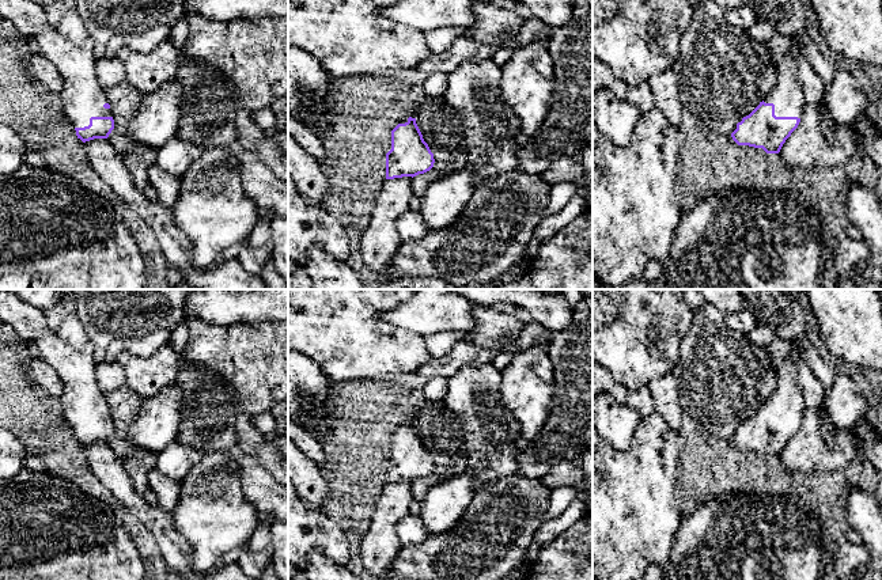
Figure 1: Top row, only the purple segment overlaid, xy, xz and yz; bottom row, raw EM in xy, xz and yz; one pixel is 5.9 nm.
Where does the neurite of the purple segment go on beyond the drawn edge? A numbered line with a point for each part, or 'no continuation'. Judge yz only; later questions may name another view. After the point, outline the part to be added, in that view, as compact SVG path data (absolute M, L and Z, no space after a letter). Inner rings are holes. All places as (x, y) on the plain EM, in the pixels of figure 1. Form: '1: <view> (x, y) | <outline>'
1: yz (787, 401) | M757 326L752 338L758 350L768 356L775 369L775 391L764 406L775 409L776 421L800 422L806 407L795 380L796 367L790 342L766 326Z

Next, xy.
1: xy (82, 400) | M0 289L0 321L11 326L27 344L37 344L39 357L60 376L64 391L58 399L73 432L88 431L91 421L111 421L111 414L103 412L105 407L109 407L109 402L98 387L95 378L95 364L98 357L92 341L88 340L84 348L72 346L48 326L46 315L41 308L19 300L7 289Z

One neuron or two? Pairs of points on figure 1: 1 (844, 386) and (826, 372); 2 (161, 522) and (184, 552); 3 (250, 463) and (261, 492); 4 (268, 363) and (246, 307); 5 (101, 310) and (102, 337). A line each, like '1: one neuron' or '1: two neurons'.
1: two neurons
2: one neuron
3: one neuron
4: two neurons
5: one neuron

